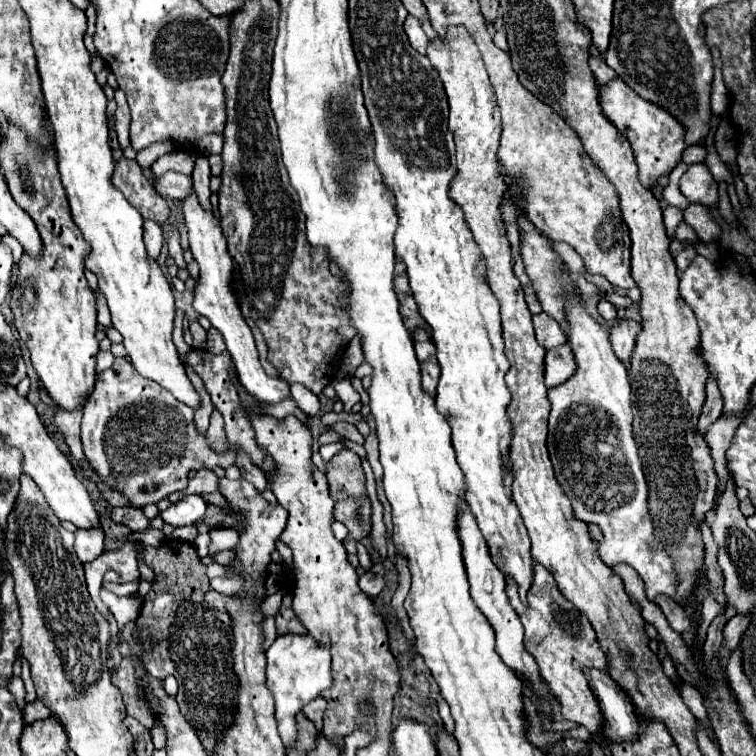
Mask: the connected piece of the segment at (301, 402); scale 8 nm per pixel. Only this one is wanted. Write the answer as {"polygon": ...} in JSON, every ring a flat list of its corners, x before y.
{"polygon":[[302,385,292,387,292,399,294,399,294,401,298,403,298,407,300,407,304,413,308,413,310,417,318,415,318,411,320,411,320,401,318,401,318,397,316,397,310,389,306,389,306,387,302,387]]}

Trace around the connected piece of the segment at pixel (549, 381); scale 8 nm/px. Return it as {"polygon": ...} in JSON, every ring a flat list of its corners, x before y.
{"polygon":[[560,345,546,353,546,387,560,385,576,371,576,363,572,361,572,349,568,345]]}

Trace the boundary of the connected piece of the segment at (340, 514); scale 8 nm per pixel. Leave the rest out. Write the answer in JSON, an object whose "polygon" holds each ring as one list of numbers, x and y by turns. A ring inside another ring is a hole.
{"polygon":[[342,449,340,453,336,453,336,455,326,463,326,469,328,469,330,497,332,497,332,501,334,501,334,519,342,521,342,523,348,527,348,537,346,537,342,543,346,545,350,539,360,541,362,537,368,537,368,535,370,535,370,501,366,499,364,471,362,471,360,457,358,457,354,451,350,451,350,449],[356,511,362,513,364,527,362,527,362,521,358,521]]}

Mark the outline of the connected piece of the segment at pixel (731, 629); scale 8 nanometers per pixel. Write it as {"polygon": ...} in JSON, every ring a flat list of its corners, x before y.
{"polygon":[[732,617,726,623,726,627,724,627,724,645,726,645,726,649,734,651,738,647,746,625,748,625,748,619,746,617]]}

